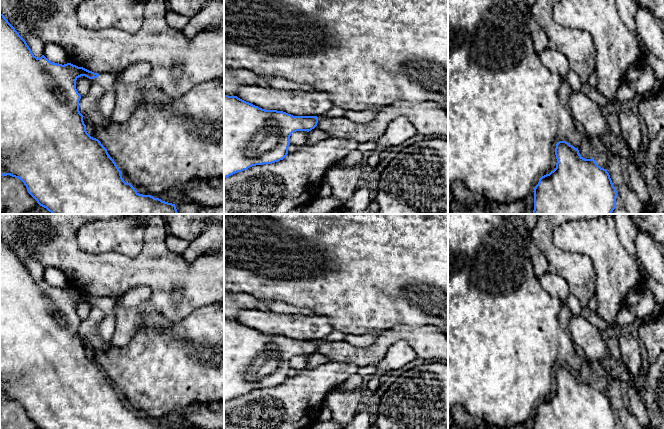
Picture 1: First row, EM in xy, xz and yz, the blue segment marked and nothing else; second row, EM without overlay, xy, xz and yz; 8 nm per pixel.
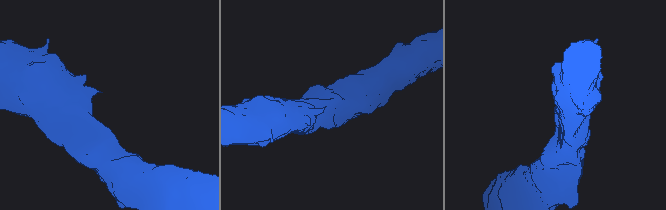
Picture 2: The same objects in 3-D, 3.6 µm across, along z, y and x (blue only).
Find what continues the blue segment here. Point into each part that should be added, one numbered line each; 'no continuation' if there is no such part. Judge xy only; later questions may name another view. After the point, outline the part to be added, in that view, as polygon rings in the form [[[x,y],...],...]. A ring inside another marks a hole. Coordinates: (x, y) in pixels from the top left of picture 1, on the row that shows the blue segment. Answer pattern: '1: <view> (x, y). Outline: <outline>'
1: xy (106, 80). Outline: [[[98,73],[99,76],[97,78],[93,78],[92,80],[95,83],[100,84],[105,92],[112,90],[114,87],[116,75],[114,73]]]

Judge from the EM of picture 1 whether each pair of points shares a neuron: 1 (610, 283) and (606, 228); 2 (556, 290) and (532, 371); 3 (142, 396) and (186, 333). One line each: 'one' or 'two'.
1: one
2: two
3: one

